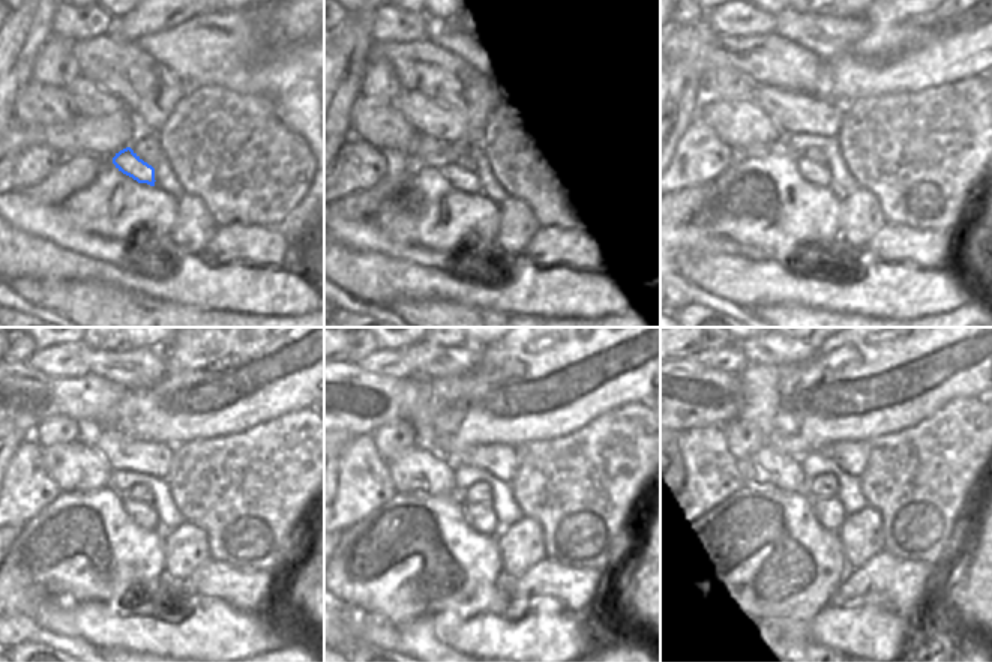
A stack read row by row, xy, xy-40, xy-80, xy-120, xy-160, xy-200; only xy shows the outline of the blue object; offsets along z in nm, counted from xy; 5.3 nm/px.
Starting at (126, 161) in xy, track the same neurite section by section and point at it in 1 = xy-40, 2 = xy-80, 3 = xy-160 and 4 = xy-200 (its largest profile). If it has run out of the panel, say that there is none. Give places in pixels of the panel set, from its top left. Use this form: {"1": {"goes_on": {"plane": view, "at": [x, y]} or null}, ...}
{"1": {"goes_on": {"plane": "xy-40", "at": [462, 173]}}, "2": {"goes_on": {"plane": "xy-80", "at": [815, 174]}}, "3": {"goes_on": {"plane": "xy-160", "at": [482, 517]}}, "4": {"goes_on": {"plane": "xy-200", "at": [829, 512]}}}

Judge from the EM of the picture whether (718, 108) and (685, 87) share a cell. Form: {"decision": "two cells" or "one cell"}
{"decision": "two cells"}

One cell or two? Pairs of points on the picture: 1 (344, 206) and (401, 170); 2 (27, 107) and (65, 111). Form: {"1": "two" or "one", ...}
{"1": "one", "2": "one"}

